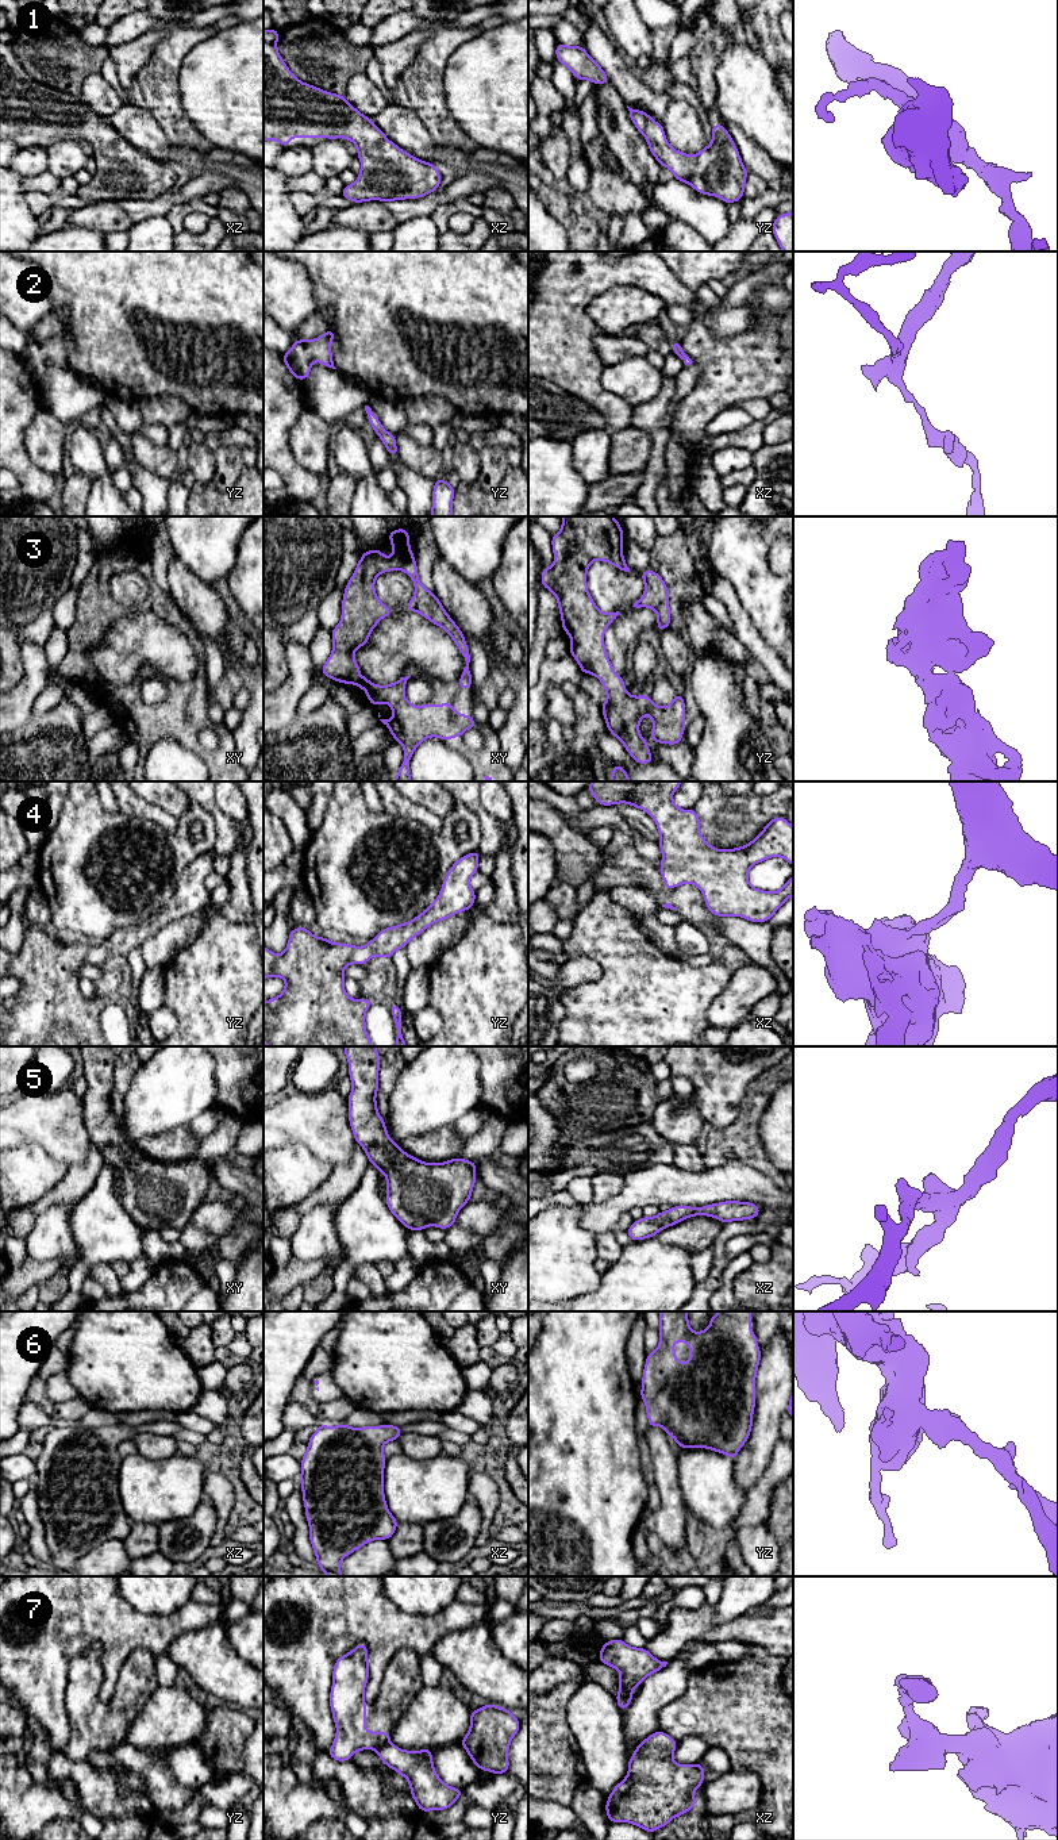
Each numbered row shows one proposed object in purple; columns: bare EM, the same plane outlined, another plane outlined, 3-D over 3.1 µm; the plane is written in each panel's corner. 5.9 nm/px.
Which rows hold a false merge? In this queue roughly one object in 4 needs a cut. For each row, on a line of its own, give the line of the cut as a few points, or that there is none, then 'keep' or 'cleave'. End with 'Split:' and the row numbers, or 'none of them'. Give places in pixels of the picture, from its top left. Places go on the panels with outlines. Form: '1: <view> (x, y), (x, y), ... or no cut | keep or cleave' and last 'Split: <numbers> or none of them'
1: no cut | keep
2: no cut | keep
3: no cut | keep
4: no cut | keep
5: no cut | keep
6: no cut | keep
7: yz (388, 1741), (376, 1750) | cleave
Split: 7

